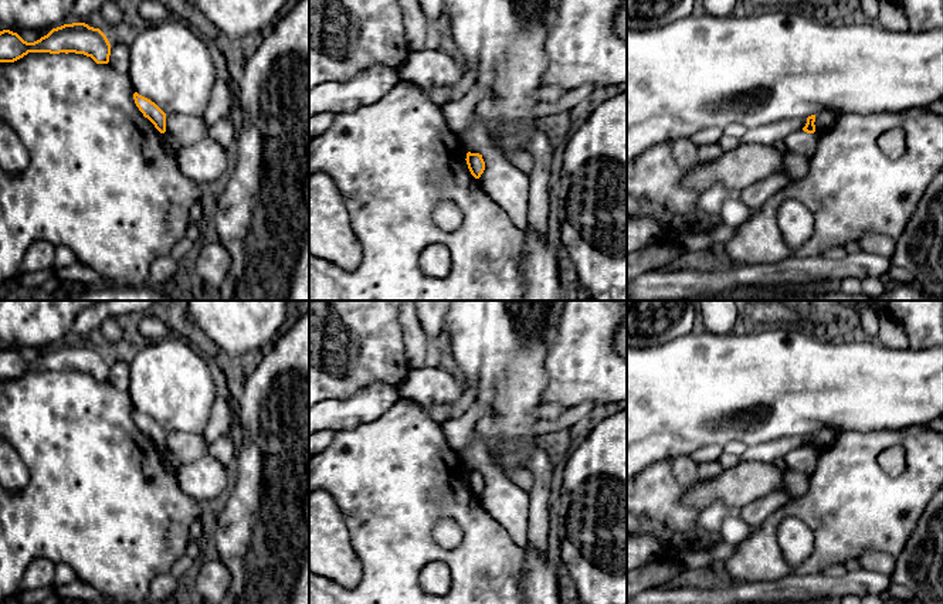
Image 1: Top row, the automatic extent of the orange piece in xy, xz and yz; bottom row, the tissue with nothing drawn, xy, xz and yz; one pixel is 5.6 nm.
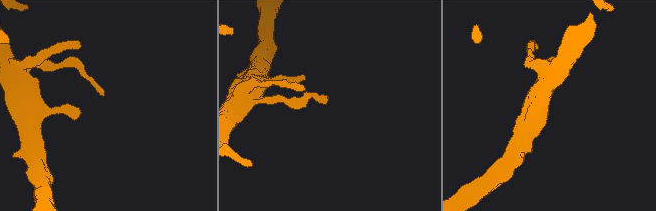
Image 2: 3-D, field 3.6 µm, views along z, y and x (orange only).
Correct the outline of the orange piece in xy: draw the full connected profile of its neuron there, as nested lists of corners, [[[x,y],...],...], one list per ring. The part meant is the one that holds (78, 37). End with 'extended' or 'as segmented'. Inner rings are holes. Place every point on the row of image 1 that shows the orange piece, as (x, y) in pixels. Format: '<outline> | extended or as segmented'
[[[85,23],[52,28],[34,43],[24,41],[10,30],[0,31],[0,62],[14,62],[28,52],[75,52],[91,57],[96,64],[108,64],[111,44],[99,28],[89,27]]] | as segmented

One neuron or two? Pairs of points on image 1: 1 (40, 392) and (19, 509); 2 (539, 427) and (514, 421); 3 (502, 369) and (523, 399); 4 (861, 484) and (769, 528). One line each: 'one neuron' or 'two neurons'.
1: one neuron
2: two neurons
3: one neuron
4: one neuron

